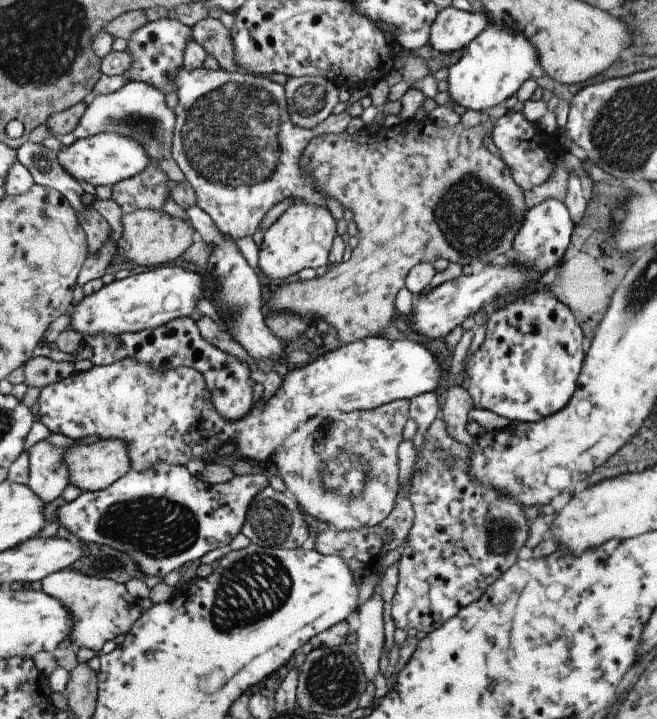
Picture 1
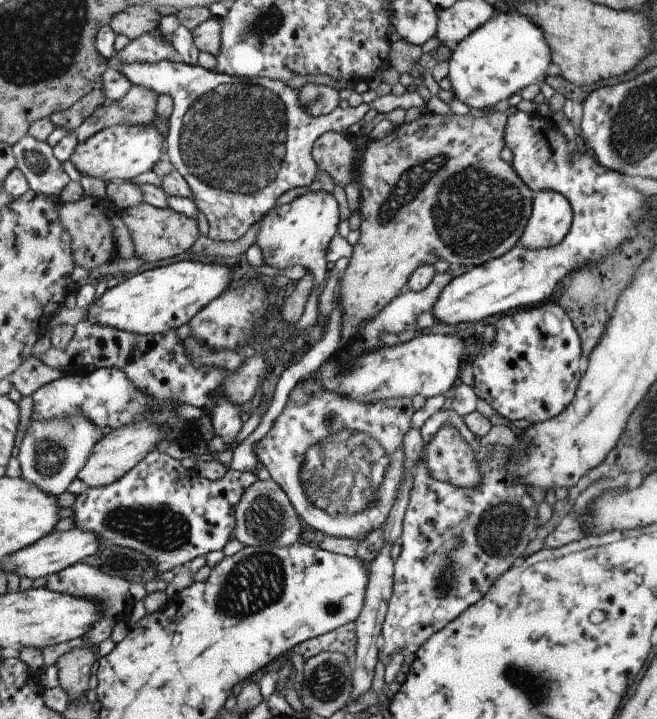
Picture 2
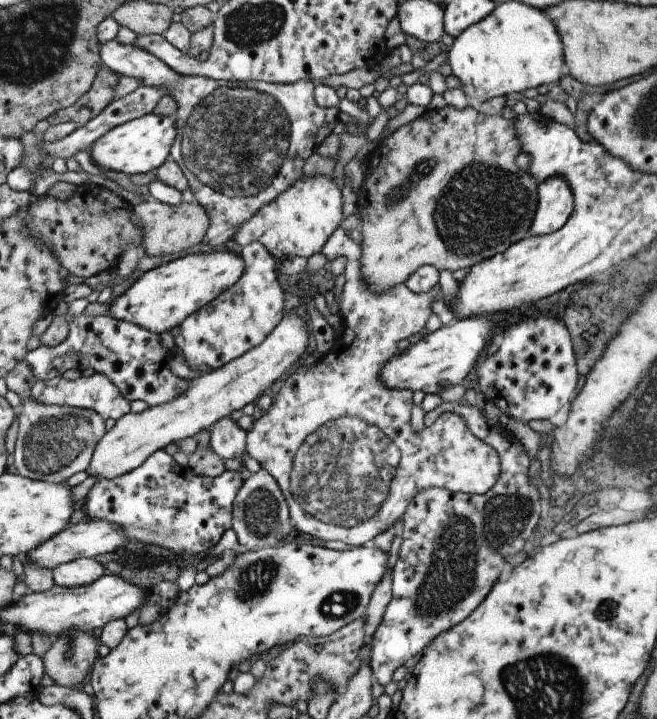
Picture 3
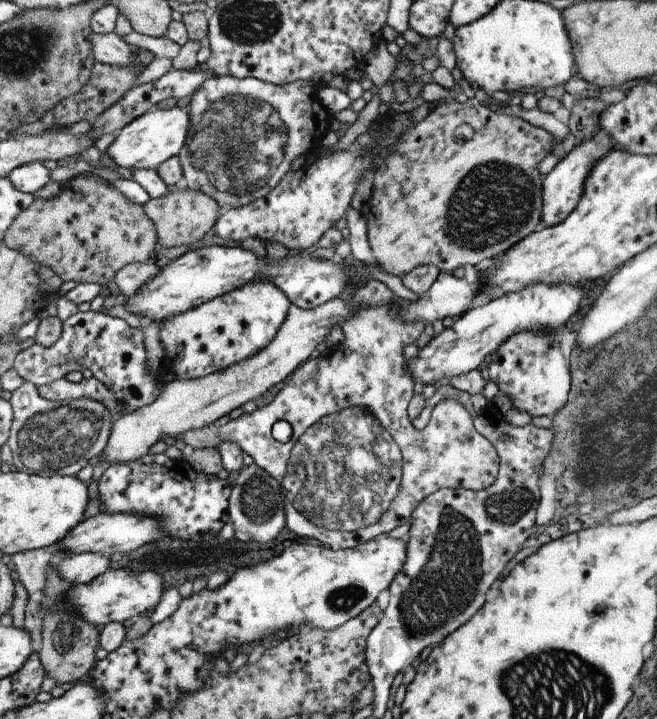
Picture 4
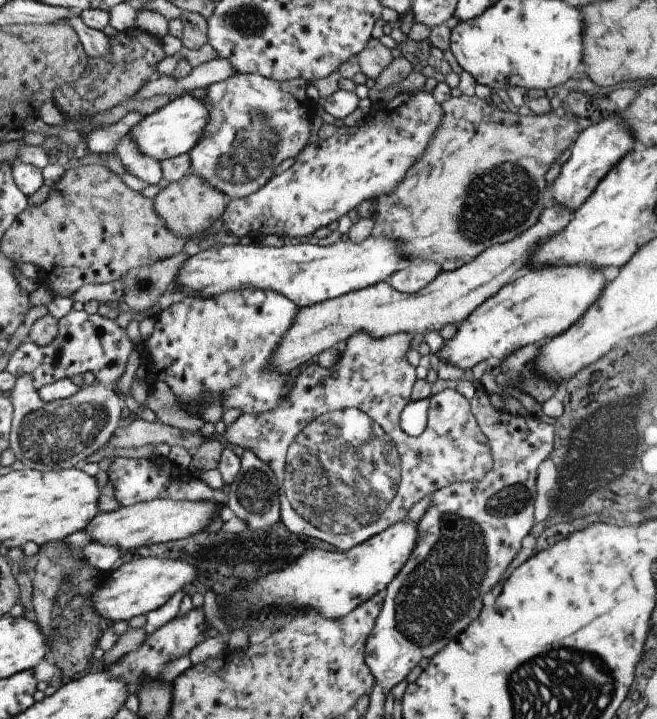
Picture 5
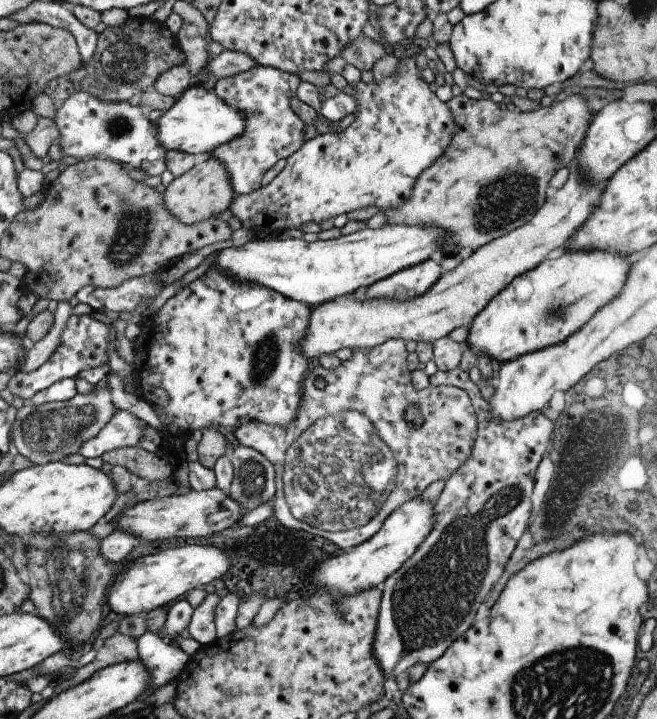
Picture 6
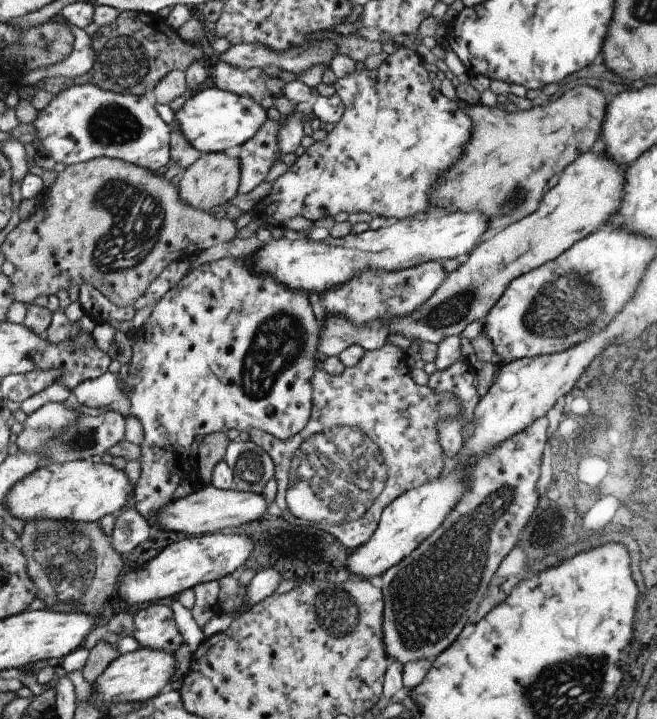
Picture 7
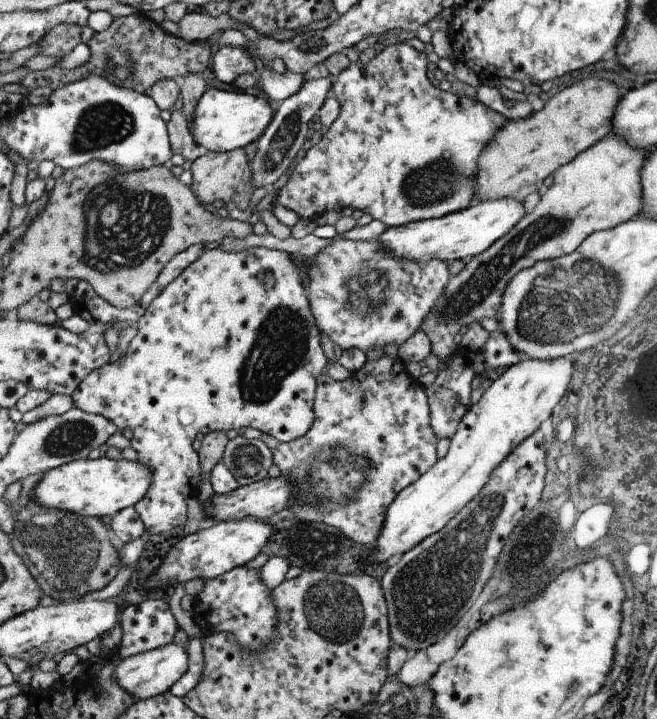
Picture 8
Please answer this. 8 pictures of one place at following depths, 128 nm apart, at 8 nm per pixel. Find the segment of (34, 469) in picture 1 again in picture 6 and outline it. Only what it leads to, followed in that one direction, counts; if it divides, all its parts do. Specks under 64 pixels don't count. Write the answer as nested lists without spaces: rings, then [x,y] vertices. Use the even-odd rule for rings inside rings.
[[[70,302],[58,303],[57,310],[54,313],[54,326],[52,326],[52,330],[40,342],[35,342],[31,345],[31,349],[27,351],[27,355],[23,359],[23,364],[19,369],[20,372],[30,374],[30,372],[38,370],[56,352],[56,348],[60,344],[62,330],[68,324],[72,313],[73,307]],[[108,379],[94,385],[94,392],[84,396],[77,393],[66,401],[54,401],[34,406],[30,400],[24,400],[23,406],[16,411],[16,420],[8,436],[16,446],[18,454],[35,465],[63,462],[71,454],[78,454],[84,442],[98,436],[98,432],[112,420],[118,412],[112,401]]]

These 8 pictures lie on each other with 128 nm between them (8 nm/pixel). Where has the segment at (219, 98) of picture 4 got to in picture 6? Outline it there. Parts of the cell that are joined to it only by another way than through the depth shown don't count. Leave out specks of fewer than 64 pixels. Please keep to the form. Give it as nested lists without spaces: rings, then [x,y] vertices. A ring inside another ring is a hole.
[[[264,66],[216,81],[214,94],[222,98],[228,106],[234,106],[236,110],[244,112],[244,118],[247,118],[247,128],[239,138],[210,152],[210,158],[215,157],[225,165],[236,196],[248,195],[260,189],[266,172],[278,160],[288,159],[297,152],[312,135],[311,129],[290,106],[300,84],[302,80],[298,75]]]

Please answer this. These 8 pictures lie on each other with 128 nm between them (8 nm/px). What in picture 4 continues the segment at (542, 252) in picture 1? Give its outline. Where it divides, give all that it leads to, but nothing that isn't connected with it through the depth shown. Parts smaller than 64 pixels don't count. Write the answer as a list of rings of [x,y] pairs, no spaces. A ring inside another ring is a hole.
[[[594,140],[579,142],[578,146],[564,158],[559,160],[550,173],[543,180],[543,211],[540,218],[540,224],[544,228],[553,227],[566,220],[566,217],[576,208],[584,192],[584,182],[594,168],[598,160],[602,160],[614,146],[611,142],[608,144],[596,144]]]

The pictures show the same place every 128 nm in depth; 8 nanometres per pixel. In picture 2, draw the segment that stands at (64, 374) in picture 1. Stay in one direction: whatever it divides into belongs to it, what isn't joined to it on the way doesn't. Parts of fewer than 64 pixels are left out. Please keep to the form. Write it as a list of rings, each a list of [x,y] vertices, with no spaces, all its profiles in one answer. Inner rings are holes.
[[[31,355],[20,364],[20,368],[16,368],[8,377],[13,388],[18,390],[20,394],[31,395],[45,384],[62,378],[63,374],[64,370],[50,368],[38,357]]]

